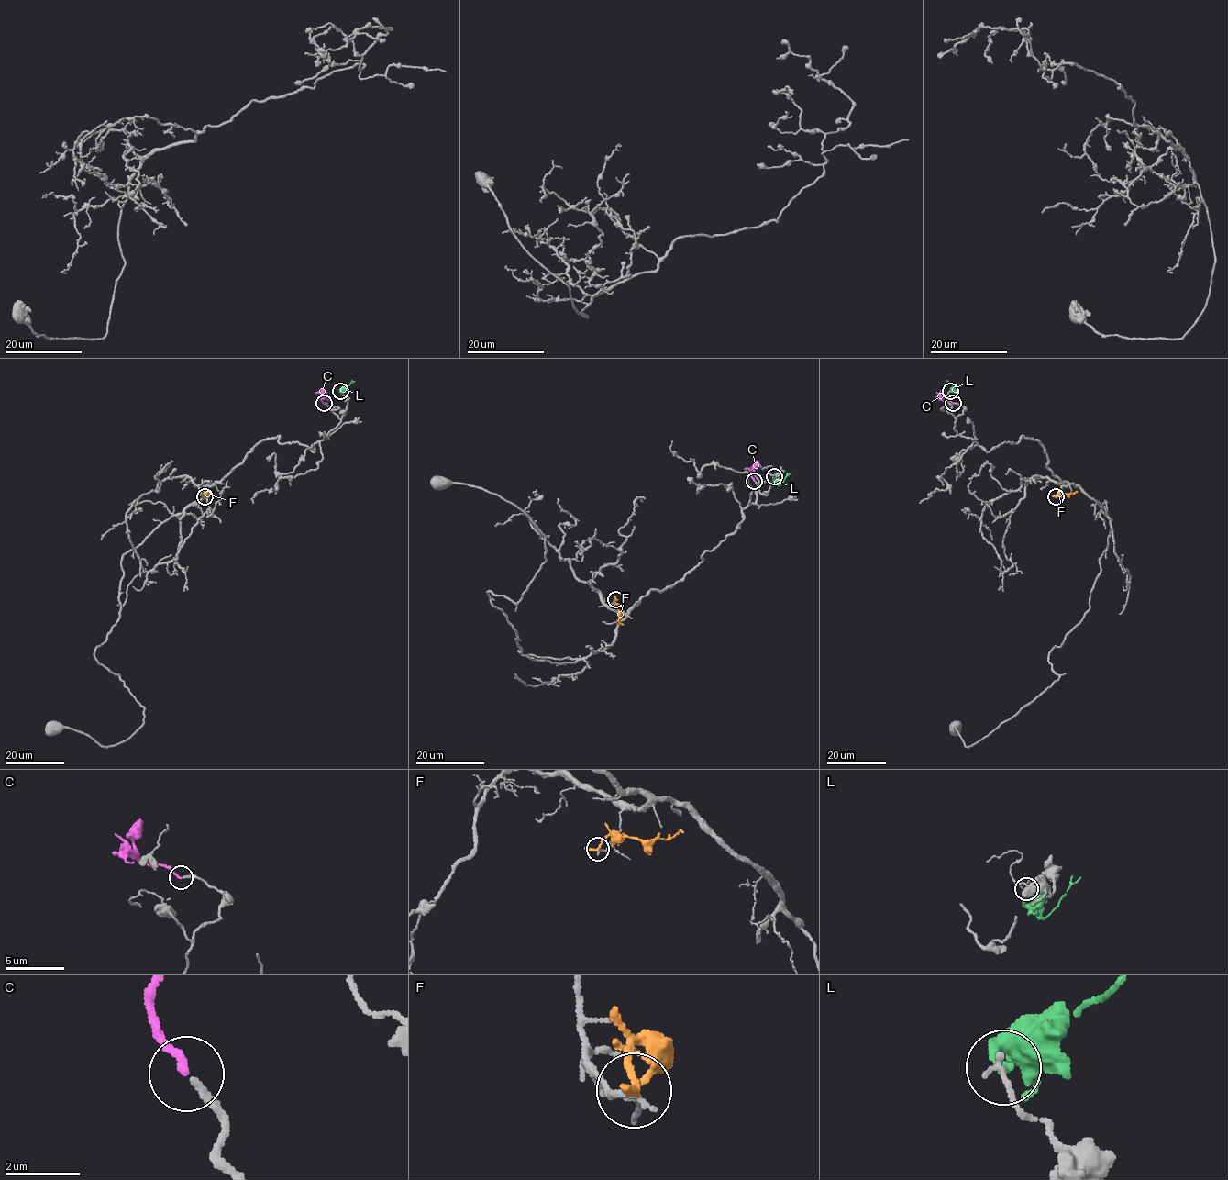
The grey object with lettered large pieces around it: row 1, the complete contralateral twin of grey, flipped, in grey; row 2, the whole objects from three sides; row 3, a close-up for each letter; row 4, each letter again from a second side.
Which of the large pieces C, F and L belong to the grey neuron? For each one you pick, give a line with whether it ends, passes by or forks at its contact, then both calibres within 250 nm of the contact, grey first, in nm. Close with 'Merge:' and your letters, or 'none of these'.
C: it ends | 200/220 nm
Merge: C

